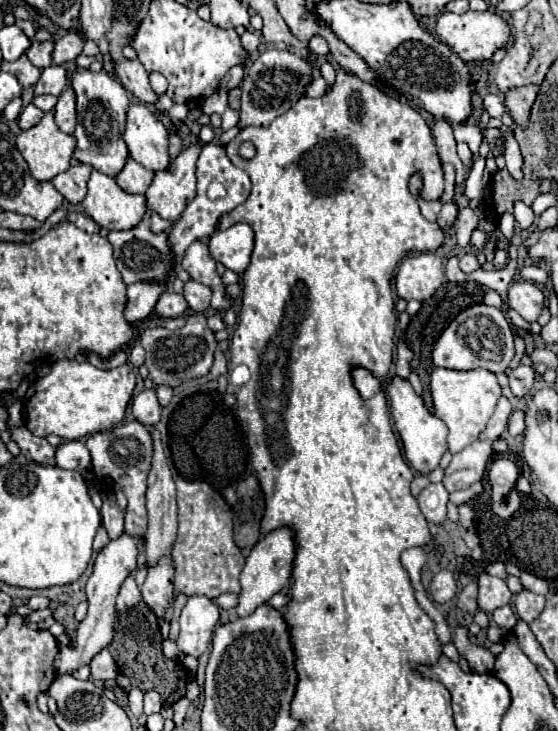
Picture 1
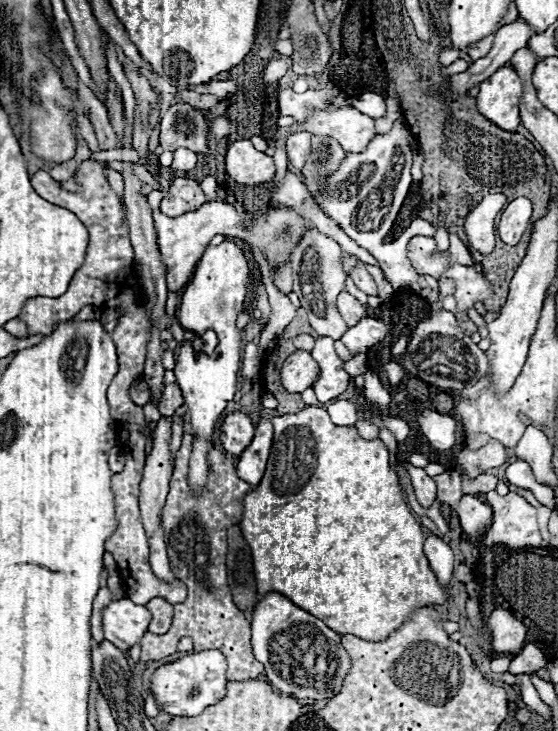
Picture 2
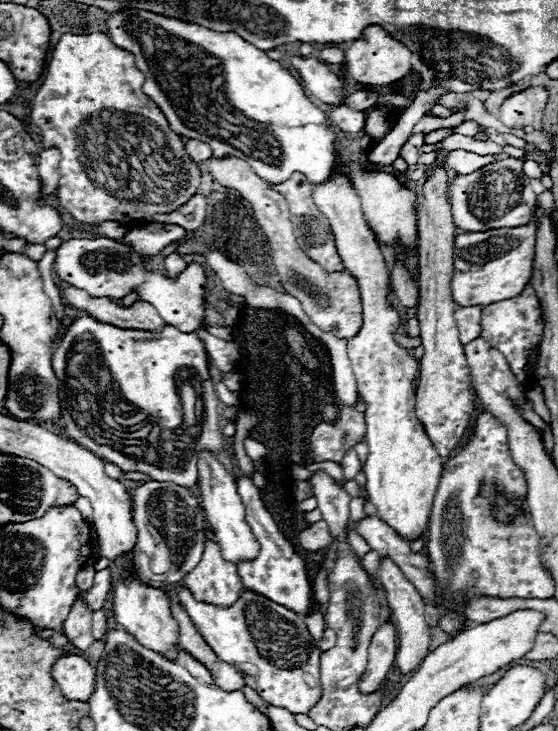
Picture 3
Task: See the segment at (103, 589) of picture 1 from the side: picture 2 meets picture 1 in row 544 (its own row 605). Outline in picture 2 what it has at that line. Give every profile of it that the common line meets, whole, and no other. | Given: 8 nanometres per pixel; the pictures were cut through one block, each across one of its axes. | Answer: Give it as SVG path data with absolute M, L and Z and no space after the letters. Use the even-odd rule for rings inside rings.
M128 598L112 600L102 612L104 638L116 644L120 650L128 650L140 642L142 634L148 630L150 618L152 614L148 614L146 606L134 604Z

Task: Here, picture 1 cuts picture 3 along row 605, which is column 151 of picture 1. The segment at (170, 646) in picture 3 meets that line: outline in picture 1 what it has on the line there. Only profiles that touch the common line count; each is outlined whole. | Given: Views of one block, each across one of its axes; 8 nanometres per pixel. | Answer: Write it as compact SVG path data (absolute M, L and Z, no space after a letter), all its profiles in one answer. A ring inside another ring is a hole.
M132 102L122 134L130 156L148 170L164 170L168 158L168 132L164 124L140 102Z

